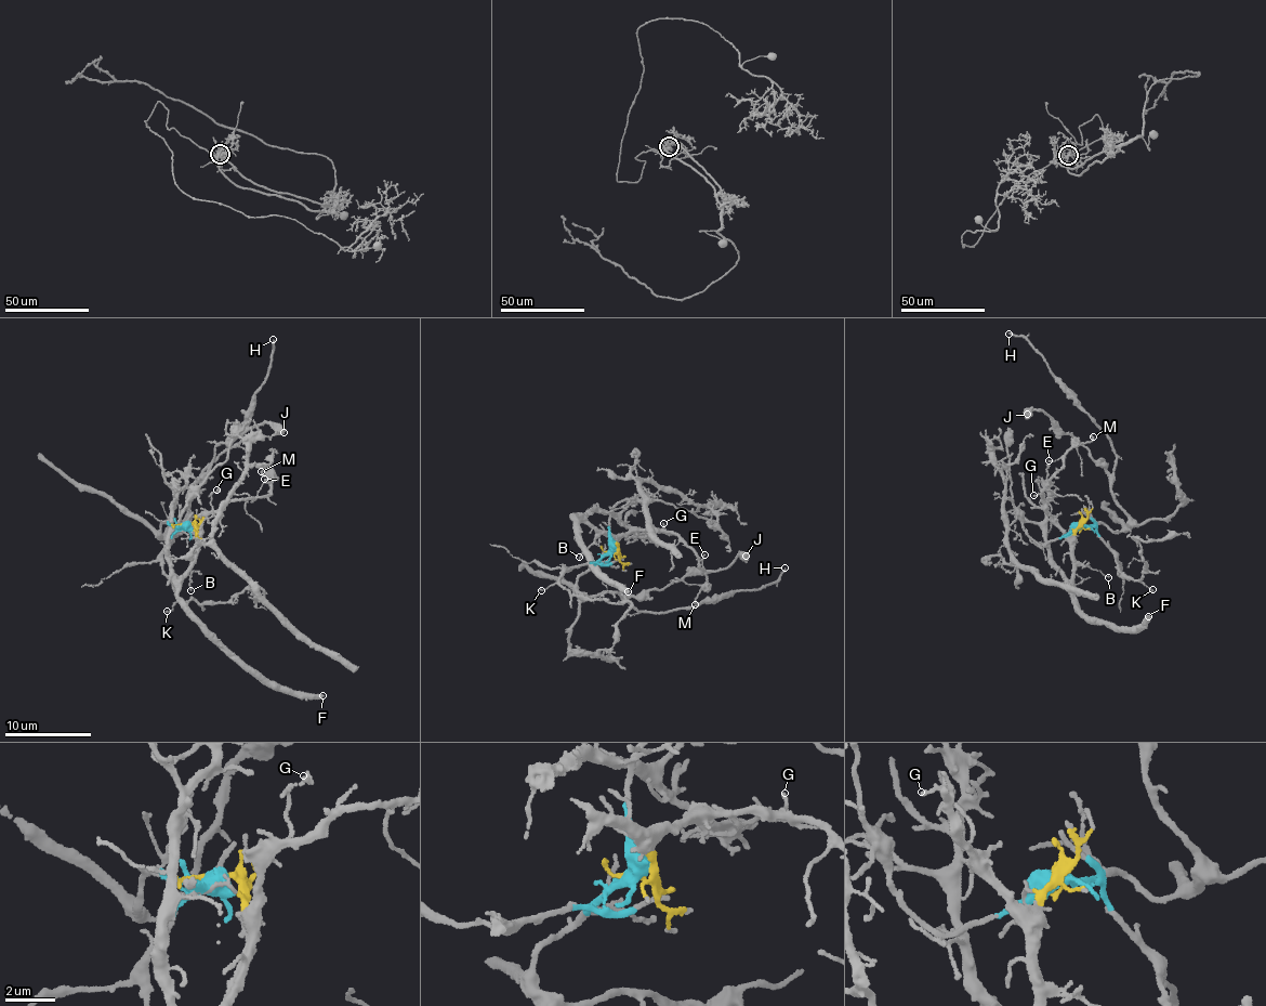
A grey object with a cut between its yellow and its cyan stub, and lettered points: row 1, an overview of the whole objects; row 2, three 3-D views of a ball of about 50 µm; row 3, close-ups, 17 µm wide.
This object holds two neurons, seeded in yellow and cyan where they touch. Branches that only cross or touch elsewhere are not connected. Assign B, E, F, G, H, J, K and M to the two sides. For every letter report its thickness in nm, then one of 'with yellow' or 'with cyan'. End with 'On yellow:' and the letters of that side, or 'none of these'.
B: 120 nm thick; with yellow
E: 120 nm thick; with yellow
F: 440 nm thick; with yellow
G: 120 nm thick; with yellow
H: 170 nm thick; with cyan
J: 700 nm thick; with cyan
K: 120 nm thick; with cyan
M: 160 nm thick; with yellow
On yellow: B, E, F, G, M

